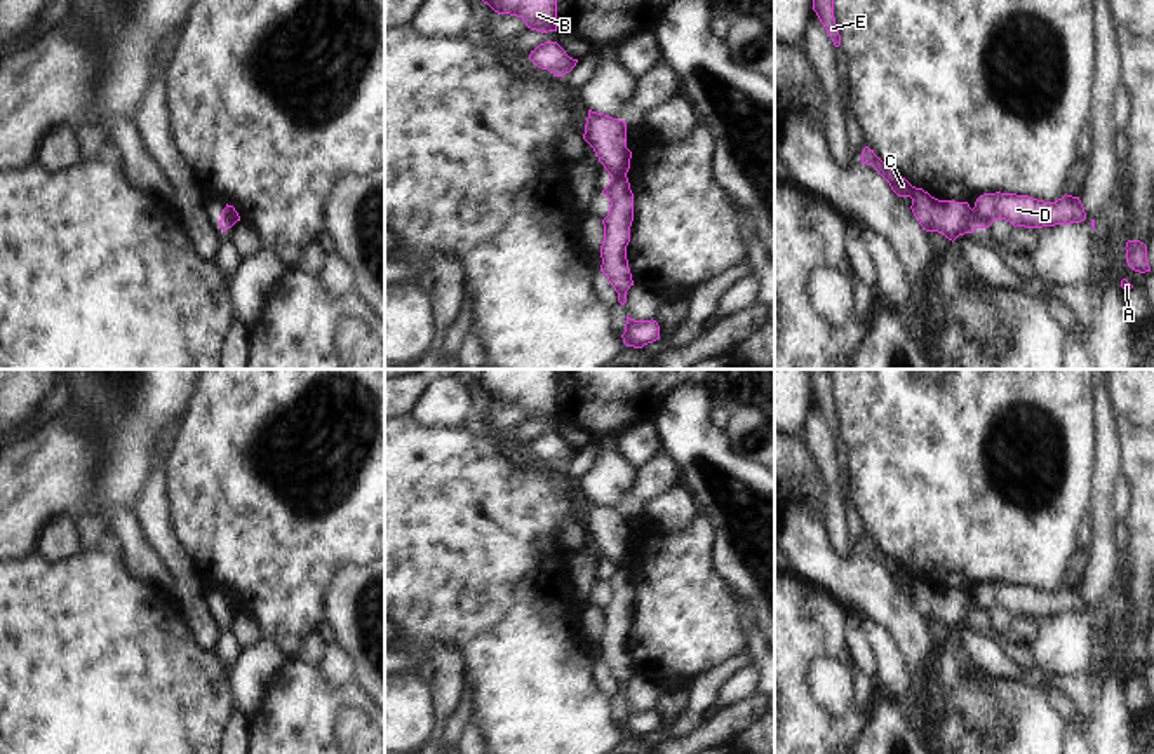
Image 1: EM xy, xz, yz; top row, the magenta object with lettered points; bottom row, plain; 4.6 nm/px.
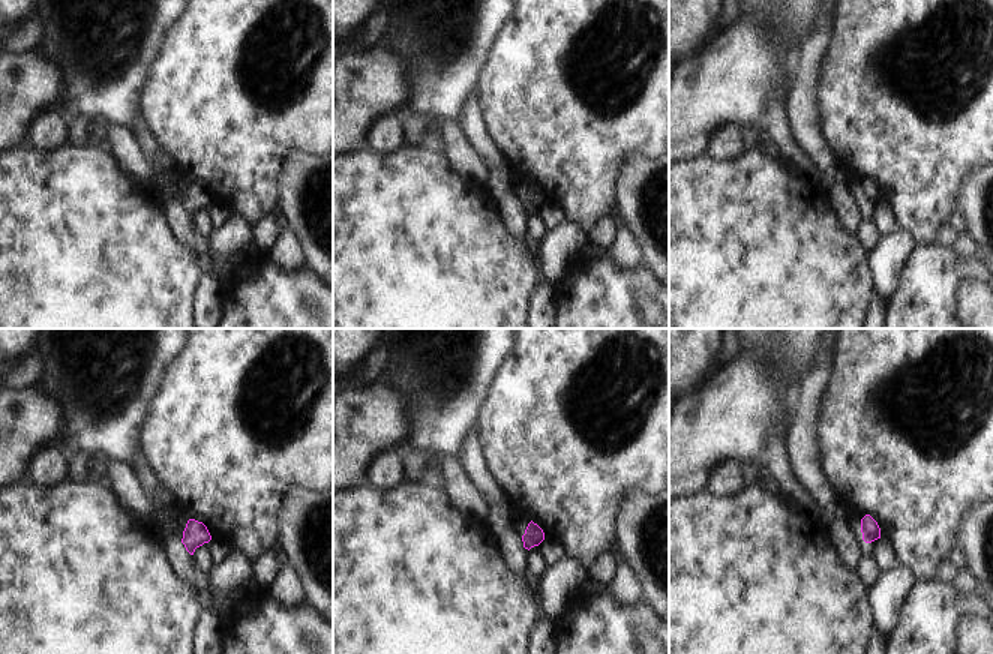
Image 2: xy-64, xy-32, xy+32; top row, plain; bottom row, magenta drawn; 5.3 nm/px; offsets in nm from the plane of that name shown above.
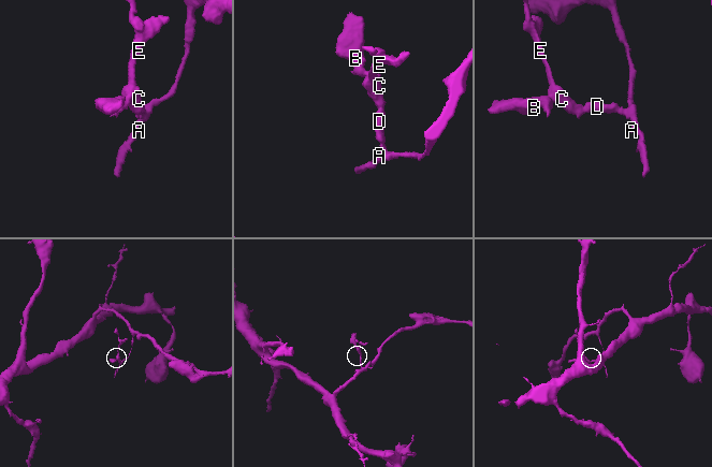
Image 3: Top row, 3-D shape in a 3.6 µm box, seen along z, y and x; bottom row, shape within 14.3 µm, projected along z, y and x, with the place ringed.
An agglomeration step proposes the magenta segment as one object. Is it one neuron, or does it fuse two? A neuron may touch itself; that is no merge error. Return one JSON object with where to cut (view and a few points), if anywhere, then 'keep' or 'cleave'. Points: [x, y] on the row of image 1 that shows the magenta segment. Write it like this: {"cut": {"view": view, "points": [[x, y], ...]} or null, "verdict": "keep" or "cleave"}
{"cut": {"view": "yz", "points": [[972, 209], [977, 227]]}, "verdict": "cleave"}

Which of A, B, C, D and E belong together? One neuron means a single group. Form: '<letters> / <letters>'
A D / B C E

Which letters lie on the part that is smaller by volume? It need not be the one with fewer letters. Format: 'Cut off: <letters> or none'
Cut off: B, C, E

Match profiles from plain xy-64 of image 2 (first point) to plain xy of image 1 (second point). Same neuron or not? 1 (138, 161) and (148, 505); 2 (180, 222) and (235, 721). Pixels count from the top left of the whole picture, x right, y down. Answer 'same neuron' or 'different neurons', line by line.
1: different neurons
2: same neuron

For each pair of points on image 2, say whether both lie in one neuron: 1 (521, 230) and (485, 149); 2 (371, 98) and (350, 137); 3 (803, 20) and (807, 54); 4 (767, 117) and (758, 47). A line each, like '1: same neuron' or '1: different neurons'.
1: same neuron
2: same neuron
3: different neurons
4: same neuron

